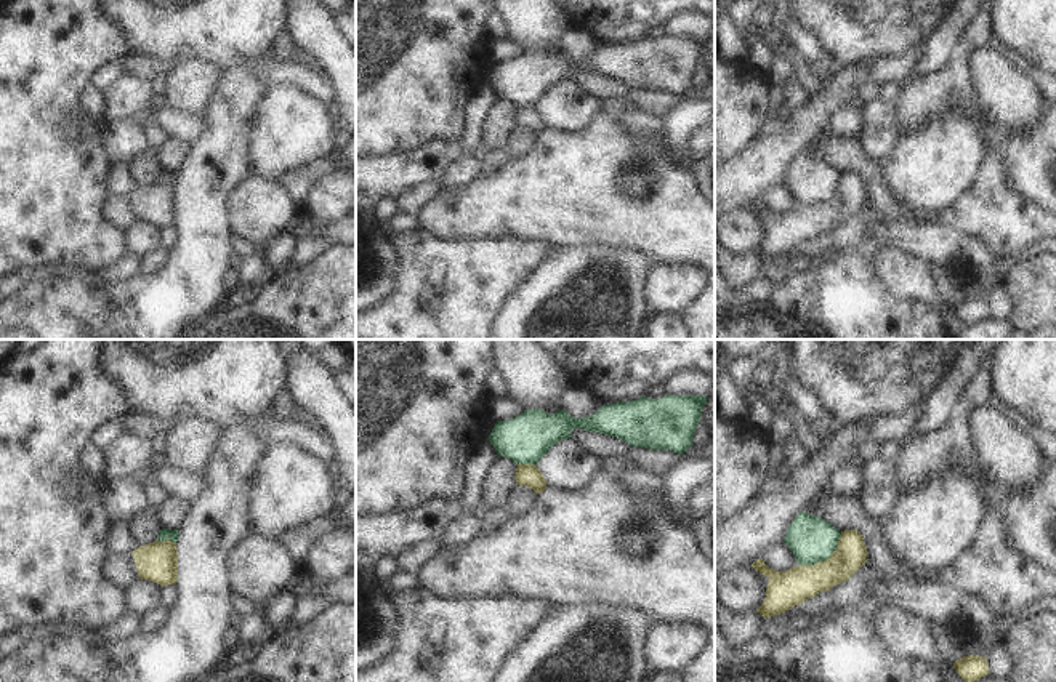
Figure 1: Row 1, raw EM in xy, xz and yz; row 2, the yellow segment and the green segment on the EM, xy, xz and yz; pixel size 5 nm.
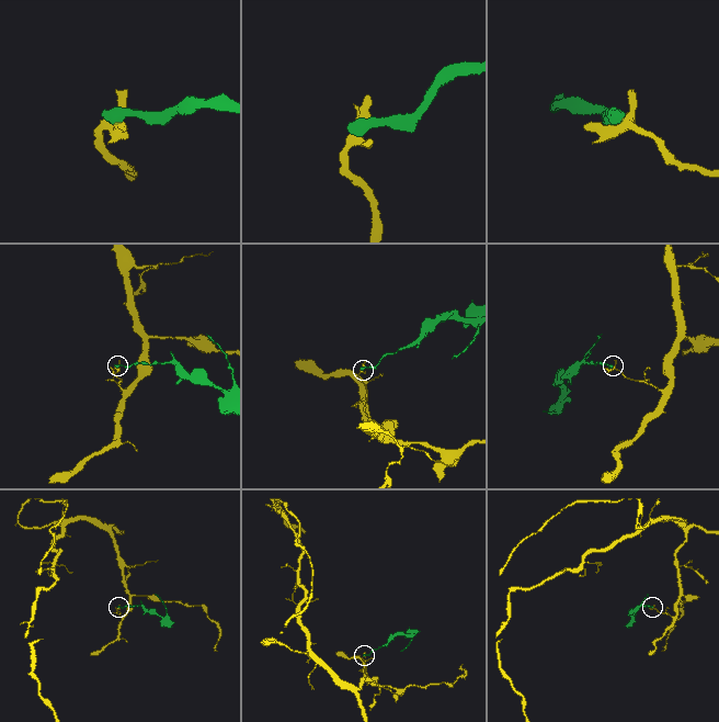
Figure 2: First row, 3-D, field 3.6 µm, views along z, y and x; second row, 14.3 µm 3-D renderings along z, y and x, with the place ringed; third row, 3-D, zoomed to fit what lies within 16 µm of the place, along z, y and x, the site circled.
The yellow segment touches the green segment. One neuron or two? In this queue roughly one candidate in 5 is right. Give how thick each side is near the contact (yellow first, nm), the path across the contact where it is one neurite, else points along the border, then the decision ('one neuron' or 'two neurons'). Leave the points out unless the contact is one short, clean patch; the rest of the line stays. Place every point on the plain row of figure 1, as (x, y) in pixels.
180 nm thick on the yellow side, 240 nm on the other; border along yz (842, 173), (837, 189), (826, 200), (800, 207); two neurons

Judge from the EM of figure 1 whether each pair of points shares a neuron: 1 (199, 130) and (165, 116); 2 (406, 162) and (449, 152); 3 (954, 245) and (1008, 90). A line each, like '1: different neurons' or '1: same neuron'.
1: same neuron
2: same neuron
3: different neurons

